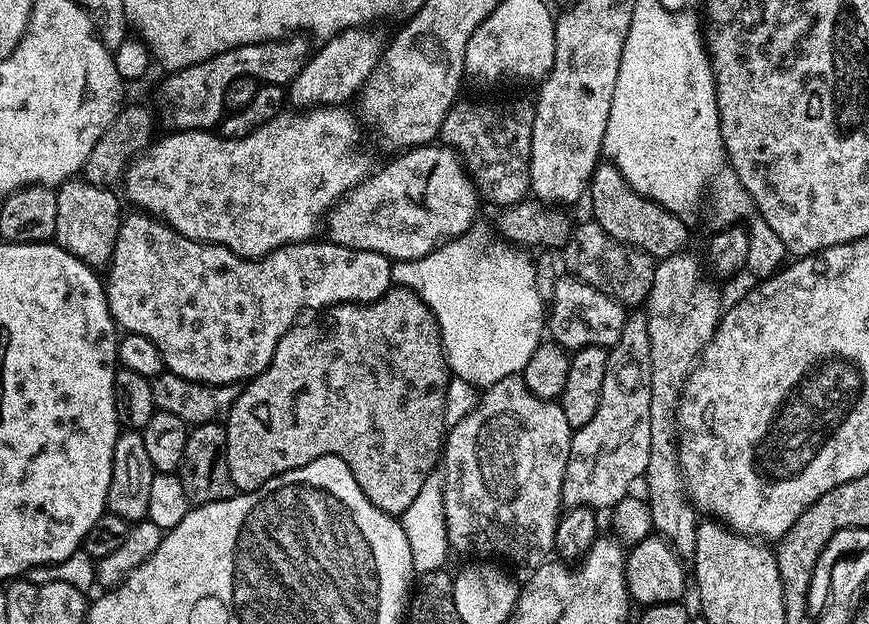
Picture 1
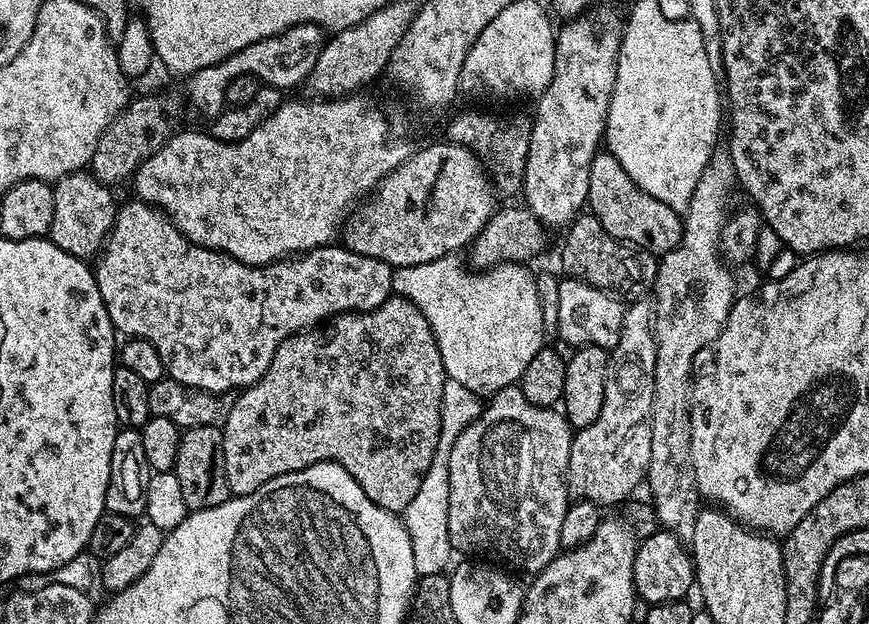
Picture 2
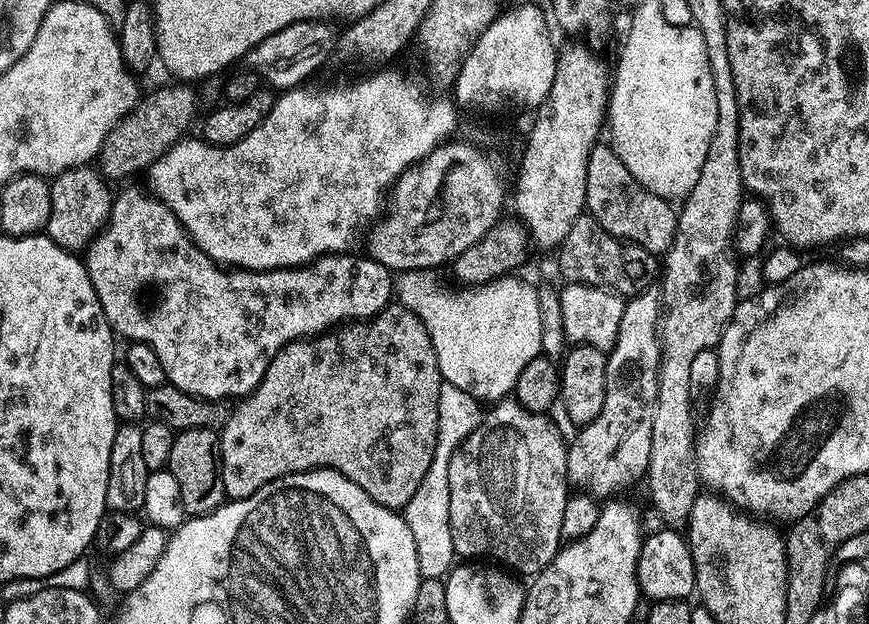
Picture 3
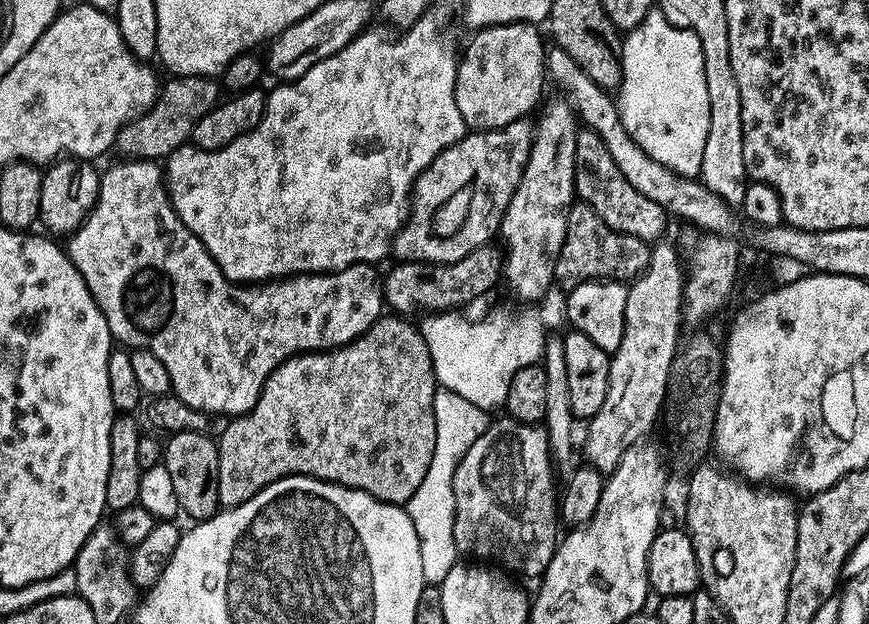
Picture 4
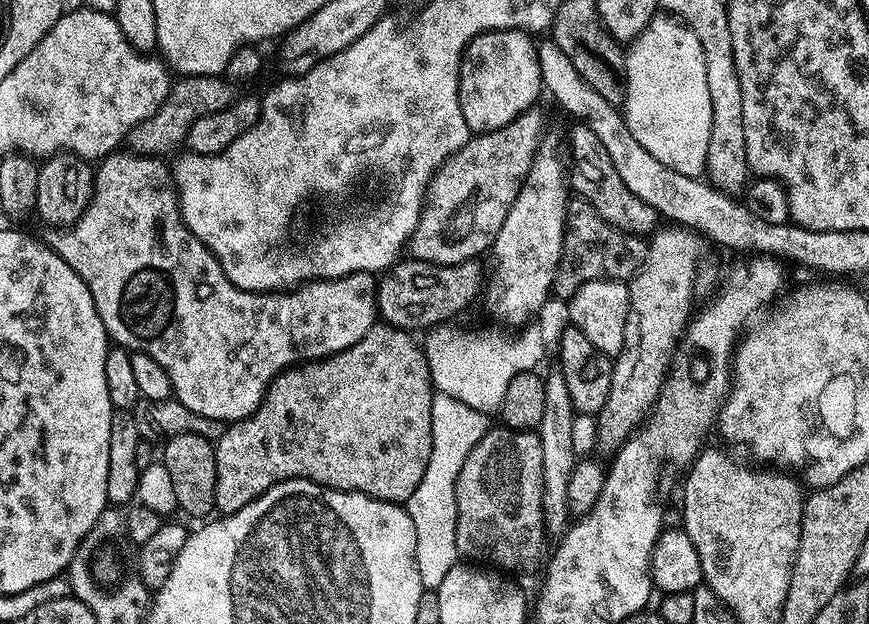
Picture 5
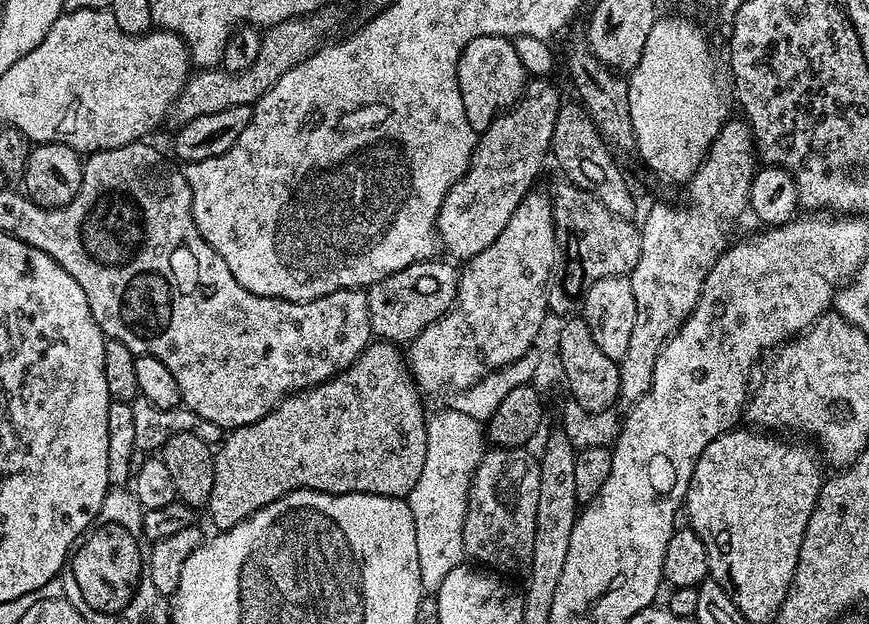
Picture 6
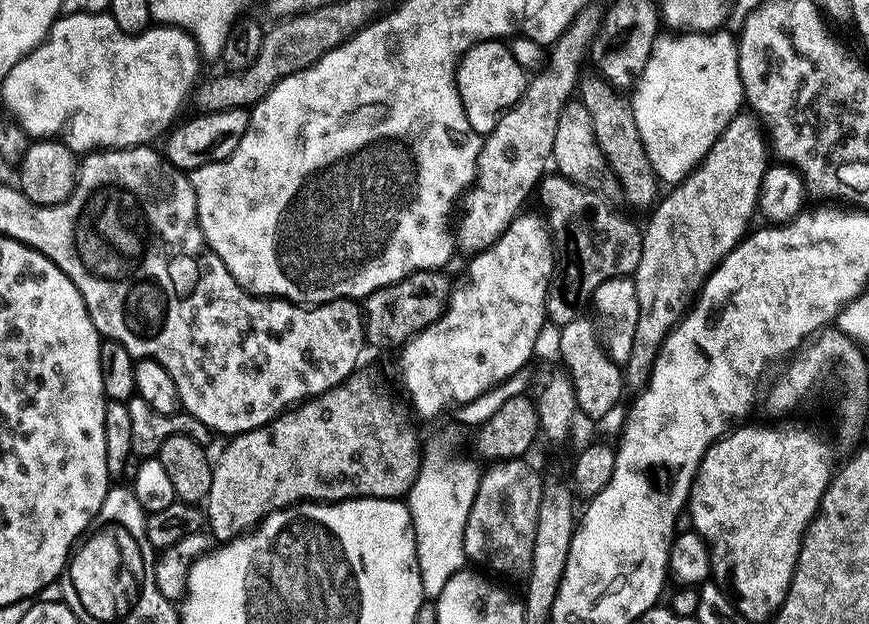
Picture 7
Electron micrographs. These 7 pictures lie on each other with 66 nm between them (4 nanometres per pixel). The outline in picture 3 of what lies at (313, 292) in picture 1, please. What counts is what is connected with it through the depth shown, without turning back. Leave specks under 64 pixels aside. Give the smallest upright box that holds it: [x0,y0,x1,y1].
[86,188,394,402]

